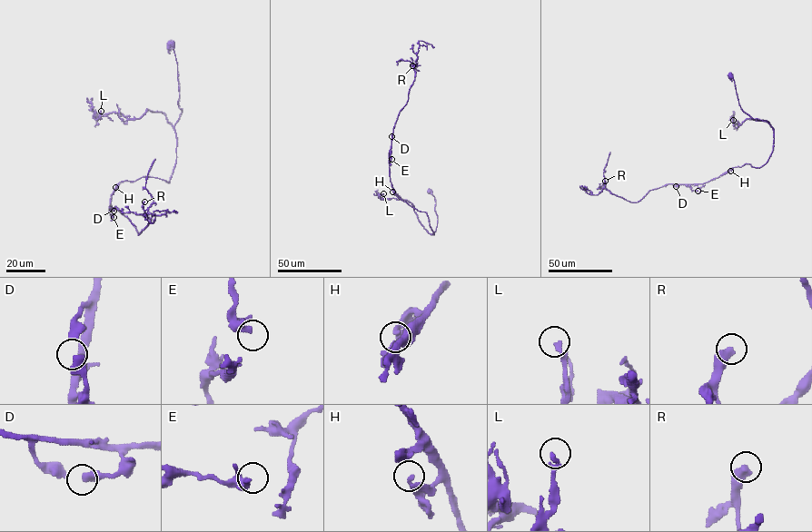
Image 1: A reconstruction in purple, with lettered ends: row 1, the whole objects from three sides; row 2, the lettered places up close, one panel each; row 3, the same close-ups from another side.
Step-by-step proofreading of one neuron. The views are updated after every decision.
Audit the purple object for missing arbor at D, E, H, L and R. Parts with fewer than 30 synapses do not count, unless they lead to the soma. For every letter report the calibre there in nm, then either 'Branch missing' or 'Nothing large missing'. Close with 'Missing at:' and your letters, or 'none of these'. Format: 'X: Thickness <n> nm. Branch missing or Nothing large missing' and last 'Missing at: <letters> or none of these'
D: Thickness 440 nm. Nothing large missing
E: Thickness 240 nm. Nothing large missing
H: Thickness 360 nm. Nothing large missing
L: Thickness 240 nm. Nothing large missing
R: Thickness 480 nm. Nothing large missing
Missing at: none of these

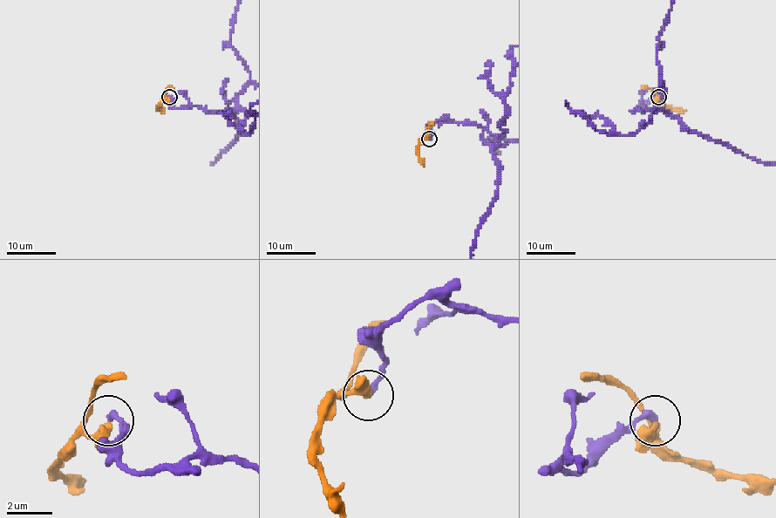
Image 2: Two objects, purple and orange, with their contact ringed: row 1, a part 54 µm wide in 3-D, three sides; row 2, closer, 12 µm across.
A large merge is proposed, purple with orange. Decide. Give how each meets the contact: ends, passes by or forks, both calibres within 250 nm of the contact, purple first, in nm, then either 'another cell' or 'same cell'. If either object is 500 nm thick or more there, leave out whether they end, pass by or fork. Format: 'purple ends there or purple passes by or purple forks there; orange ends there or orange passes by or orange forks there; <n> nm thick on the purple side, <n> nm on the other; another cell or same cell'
purple ends there; orange passes by; 260 nm thick on the purple side, 280 nm on the other; another cell

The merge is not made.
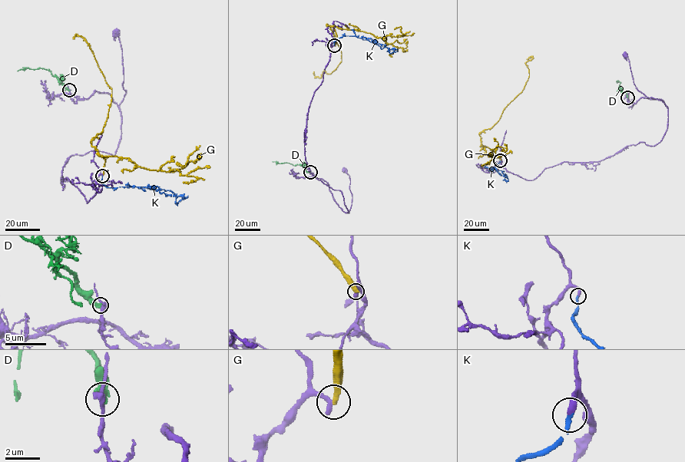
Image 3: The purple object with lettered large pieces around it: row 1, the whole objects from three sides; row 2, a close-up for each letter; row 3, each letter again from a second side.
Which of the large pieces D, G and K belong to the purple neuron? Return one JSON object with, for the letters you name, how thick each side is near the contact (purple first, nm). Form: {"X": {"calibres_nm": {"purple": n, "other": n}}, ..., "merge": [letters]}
{"K": {"calibres_nm": {"purple": 280, "other": 240}}, "merge": ["K"]}

